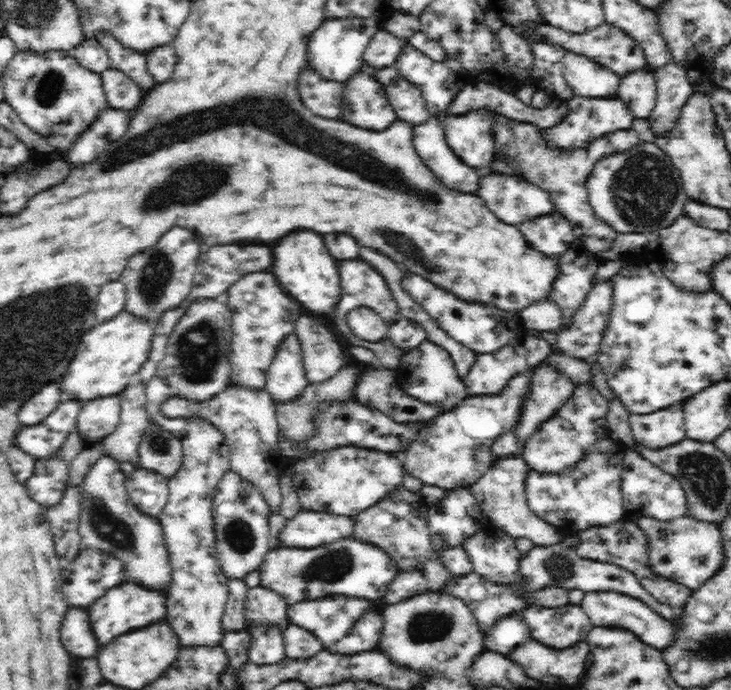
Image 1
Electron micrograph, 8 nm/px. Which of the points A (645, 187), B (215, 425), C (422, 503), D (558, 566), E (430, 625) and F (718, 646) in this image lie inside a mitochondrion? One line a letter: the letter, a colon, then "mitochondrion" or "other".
A: mitochondrion
B: other
C: other
D: mitochondrion
E: mitochondrion
F: mitochondrion

